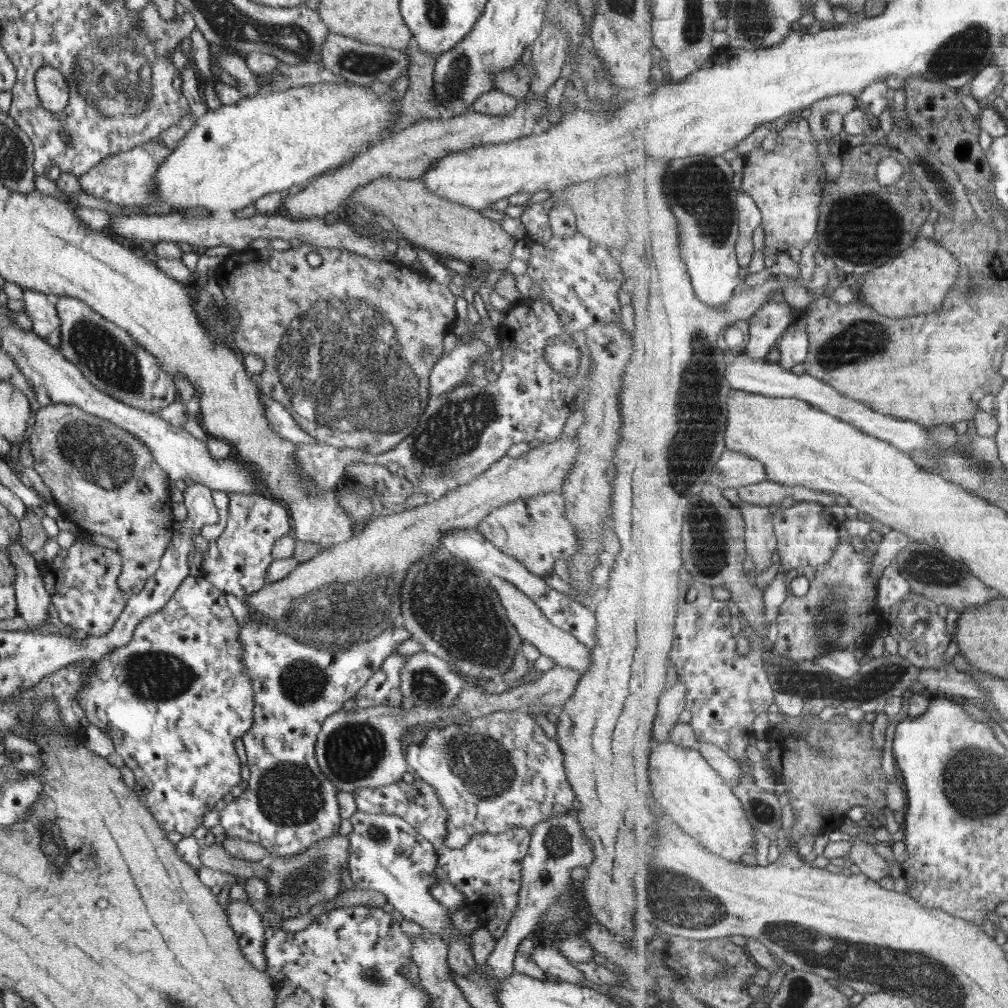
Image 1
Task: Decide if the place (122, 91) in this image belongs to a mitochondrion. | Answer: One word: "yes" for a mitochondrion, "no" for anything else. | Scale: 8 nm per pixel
yes

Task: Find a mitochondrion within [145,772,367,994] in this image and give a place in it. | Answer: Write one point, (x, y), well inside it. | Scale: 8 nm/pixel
(309, 880)

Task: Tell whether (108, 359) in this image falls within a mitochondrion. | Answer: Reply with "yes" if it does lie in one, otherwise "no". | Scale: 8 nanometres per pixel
yes

